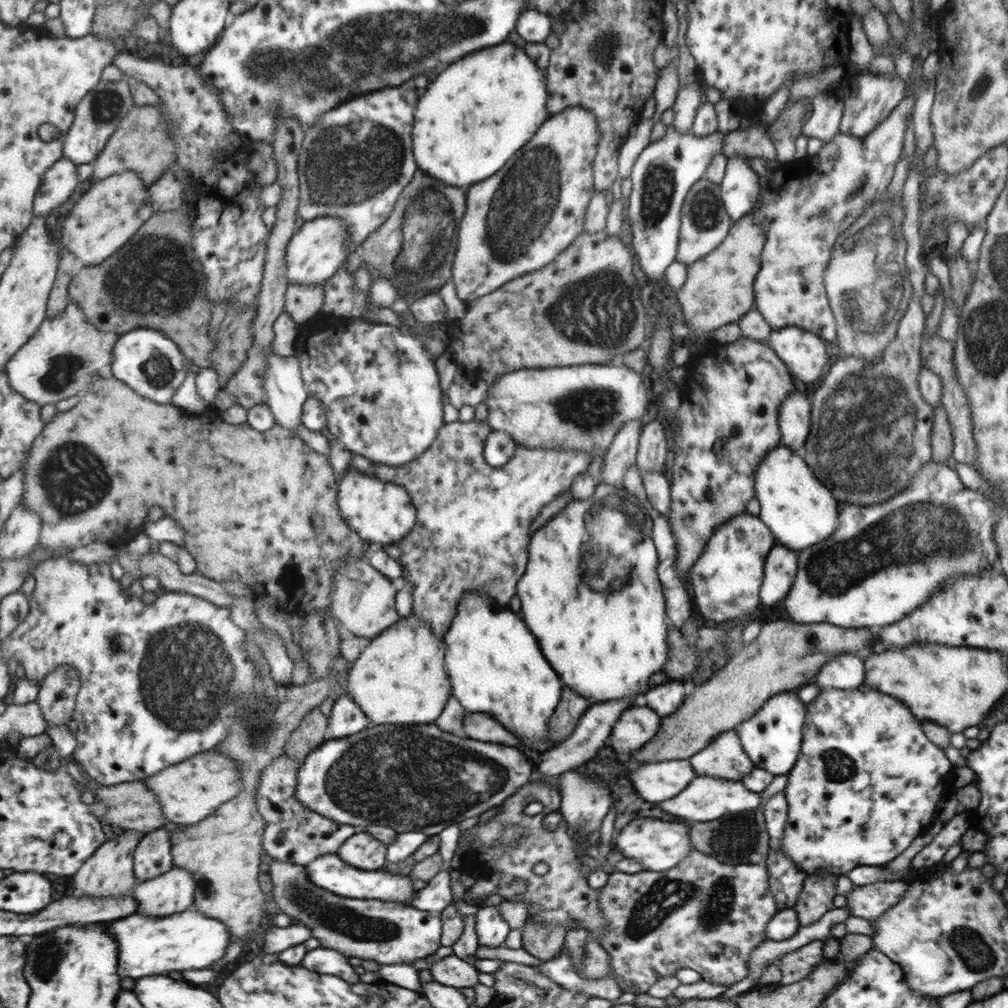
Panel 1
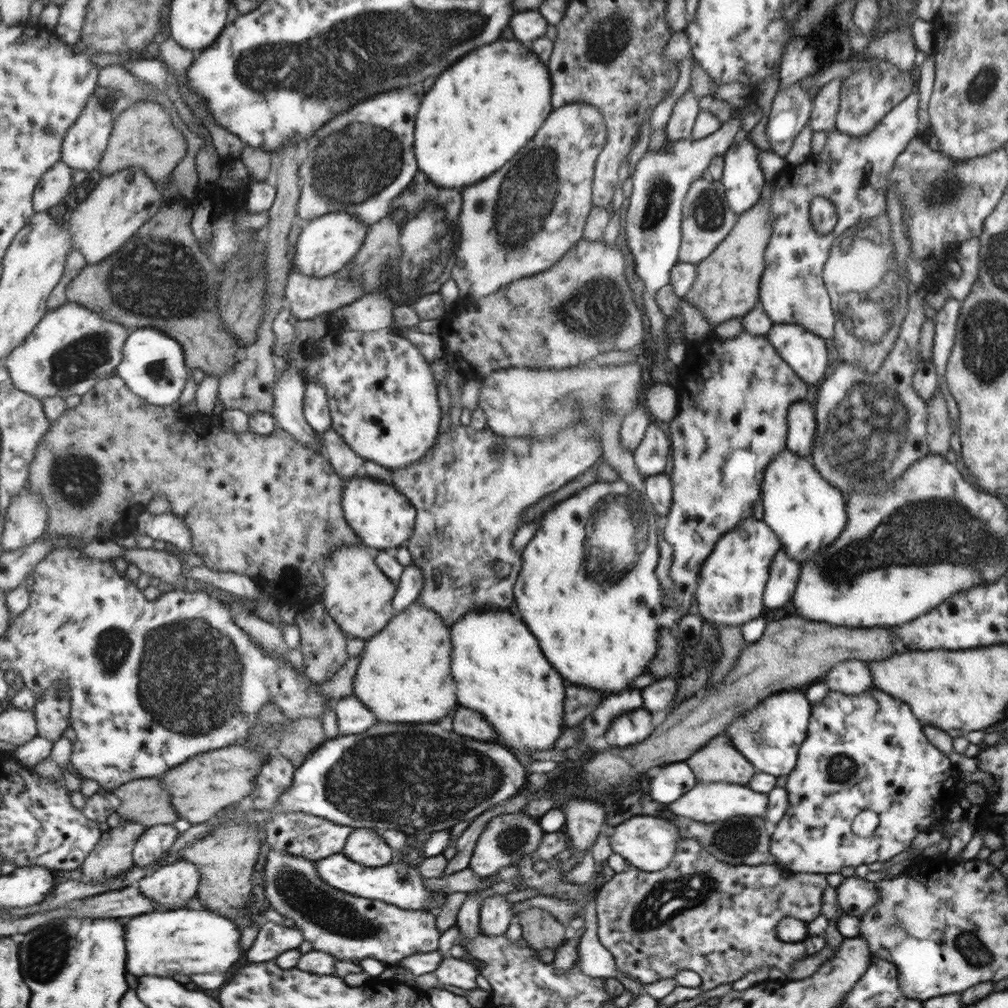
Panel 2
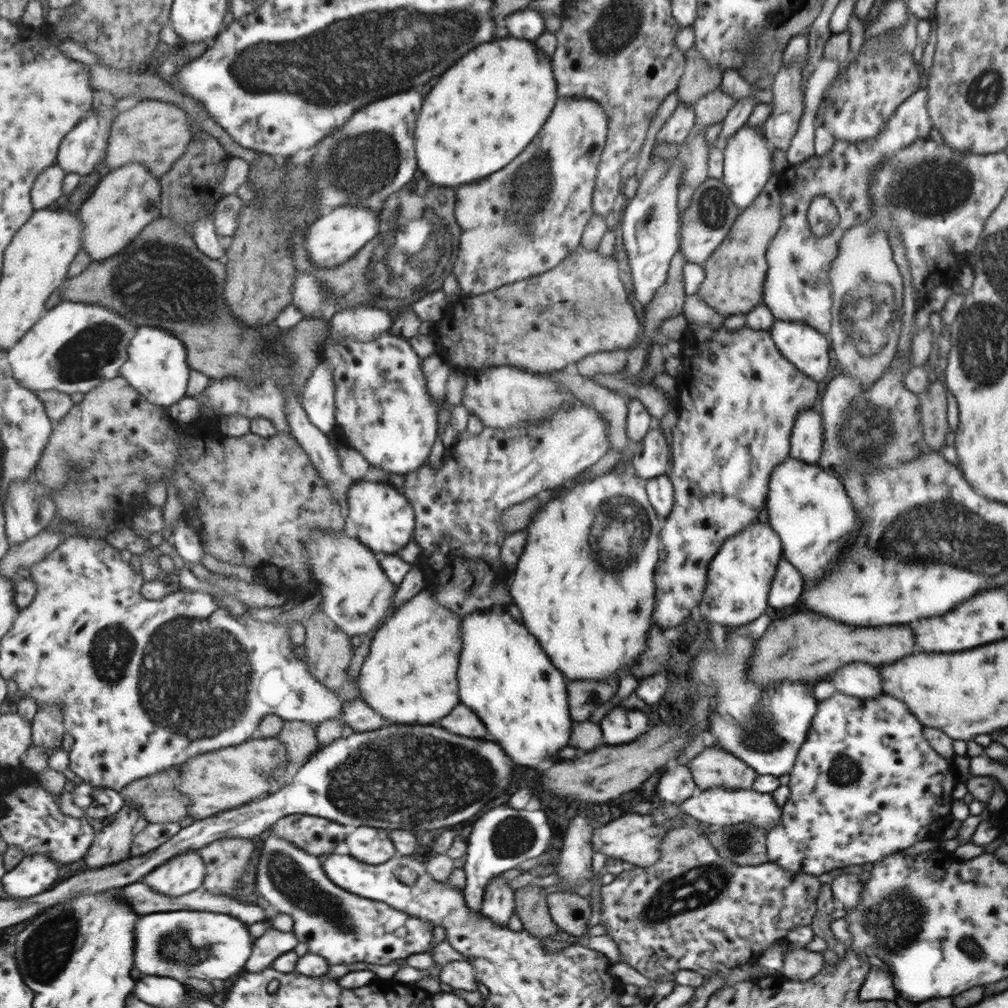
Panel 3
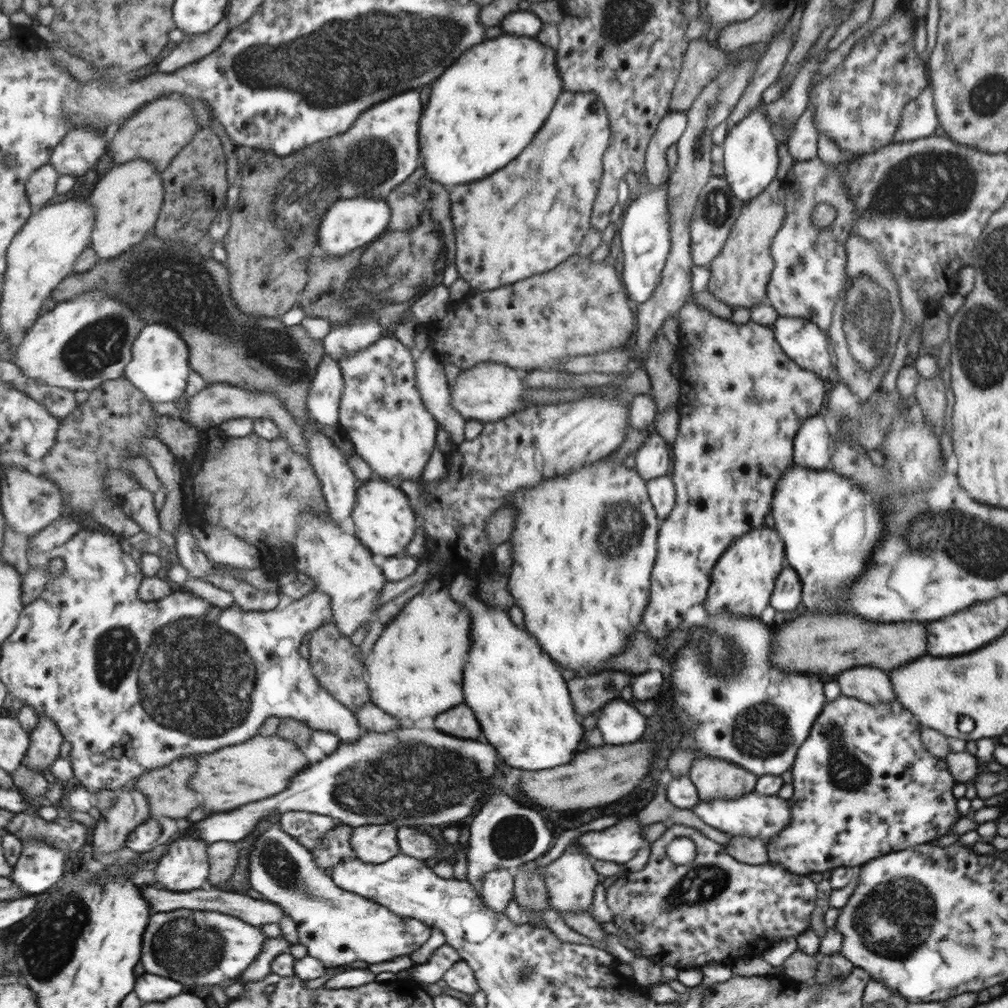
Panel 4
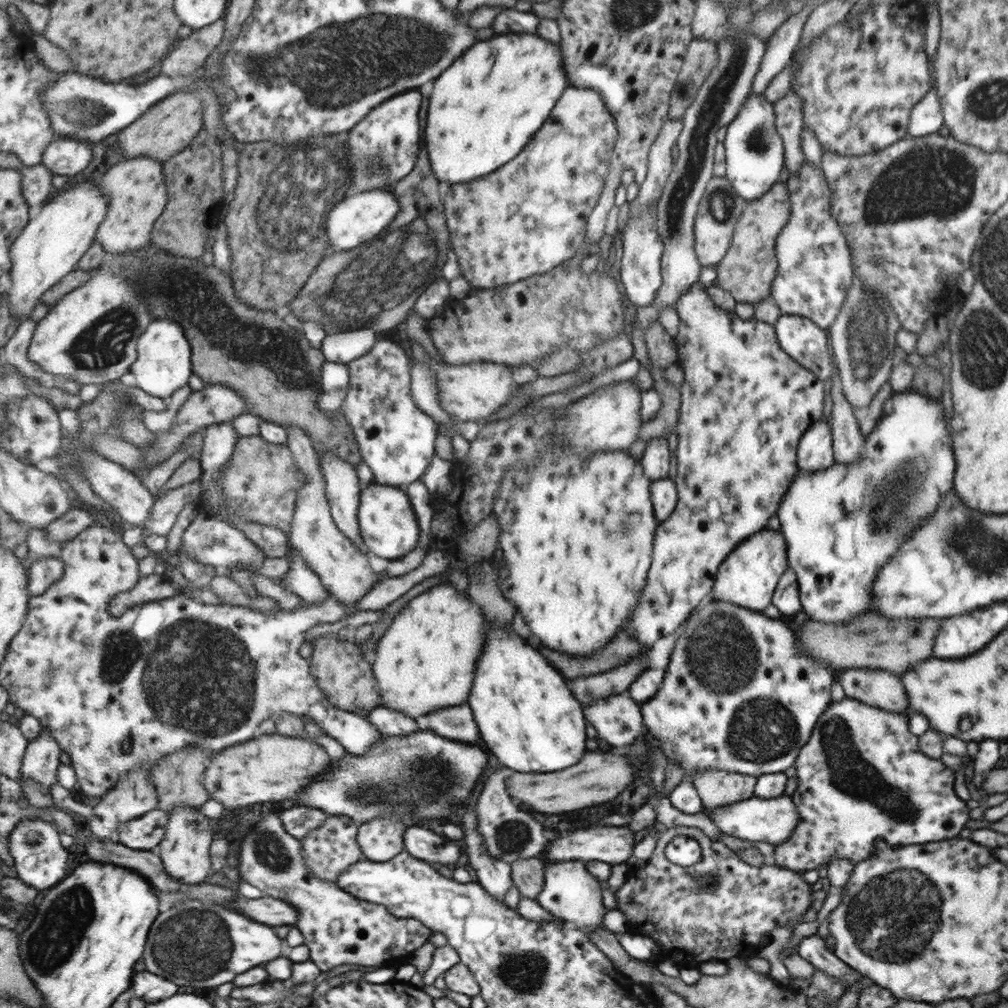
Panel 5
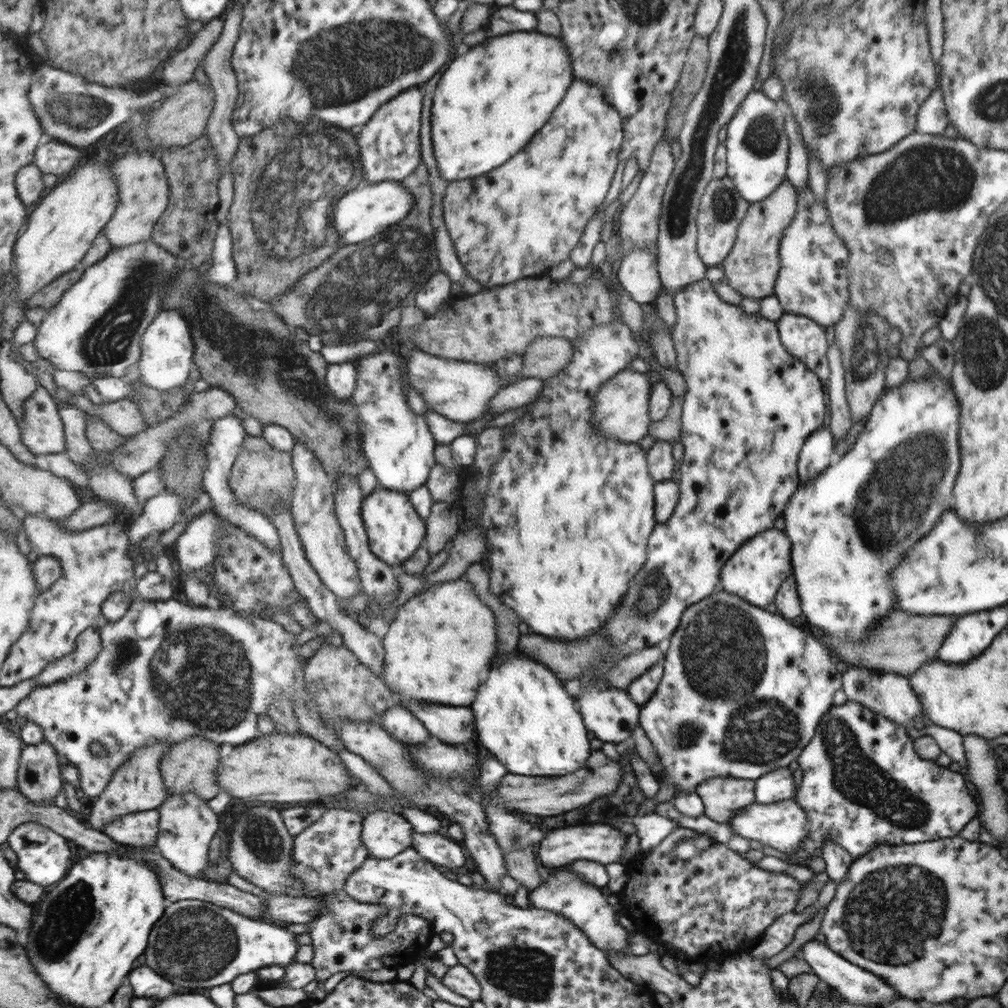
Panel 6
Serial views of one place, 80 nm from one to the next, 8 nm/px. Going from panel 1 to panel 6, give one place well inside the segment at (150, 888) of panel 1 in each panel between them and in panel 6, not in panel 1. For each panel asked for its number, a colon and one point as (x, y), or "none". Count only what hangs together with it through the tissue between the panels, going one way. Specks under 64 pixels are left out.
2: (174, 885)
3: (184, 873)
4: (185, 866)
5: (186, 849)
6: (188, 826)

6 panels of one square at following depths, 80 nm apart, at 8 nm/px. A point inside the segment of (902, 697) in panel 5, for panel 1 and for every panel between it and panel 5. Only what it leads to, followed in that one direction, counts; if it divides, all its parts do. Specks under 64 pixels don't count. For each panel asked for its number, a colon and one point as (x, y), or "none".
1: (845, 672)
2: (852, 677)
3: (861, 680)
4: (872, 685)

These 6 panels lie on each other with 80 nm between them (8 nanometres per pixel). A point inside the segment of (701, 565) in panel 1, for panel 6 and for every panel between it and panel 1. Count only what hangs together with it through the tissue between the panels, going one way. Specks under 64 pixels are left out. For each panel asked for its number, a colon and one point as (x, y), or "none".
2: (732, 585)
3: (739, 581)
4: (741, 586)
5: (749, 576)
6: (758, 568)

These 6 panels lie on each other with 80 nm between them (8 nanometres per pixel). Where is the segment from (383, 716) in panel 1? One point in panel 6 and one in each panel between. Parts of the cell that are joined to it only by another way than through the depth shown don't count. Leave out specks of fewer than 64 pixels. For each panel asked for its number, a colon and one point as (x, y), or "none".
2: (405, 676)
3: (410, 677)
4: (415, 671)
5: (424, 661)
6: (439, 645)

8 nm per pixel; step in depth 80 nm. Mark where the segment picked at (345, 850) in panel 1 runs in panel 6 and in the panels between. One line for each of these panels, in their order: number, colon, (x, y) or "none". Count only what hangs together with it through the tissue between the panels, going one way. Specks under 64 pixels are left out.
2: (367, 846)
3: (373, 845)
4: (374, 843)
5: (382, 839)
6: (386, 834)

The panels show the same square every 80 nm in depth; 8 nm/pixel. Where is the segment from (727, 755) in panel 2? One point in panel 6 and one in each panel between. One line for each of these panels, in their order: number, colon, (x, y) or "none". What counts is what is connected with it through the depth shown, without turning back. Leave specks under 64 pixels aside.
3: (712, 767)
4: (713, 778)
5: (715, 788)
6: (723, 796)

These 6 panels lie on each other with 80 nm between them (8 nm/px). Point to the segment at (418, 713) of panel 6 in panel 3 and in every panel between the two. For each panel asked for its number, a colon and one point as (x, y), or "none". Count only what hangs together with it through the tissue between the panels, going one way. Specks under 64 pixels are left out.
3: (462, 722)
4: (458, 721)
5: (456, 723)

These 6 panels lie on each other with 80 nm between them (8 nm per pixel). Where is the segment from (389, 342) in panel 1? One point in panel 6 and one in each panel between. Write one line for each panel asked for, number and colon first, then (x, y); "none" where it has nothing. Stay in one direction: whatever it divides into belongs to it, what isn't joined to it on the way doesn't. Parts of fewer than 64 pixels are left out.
2: (383, 396)
3: (384, 410)
4: (382, 410)
5: (397, 439)
6: (401, 448)

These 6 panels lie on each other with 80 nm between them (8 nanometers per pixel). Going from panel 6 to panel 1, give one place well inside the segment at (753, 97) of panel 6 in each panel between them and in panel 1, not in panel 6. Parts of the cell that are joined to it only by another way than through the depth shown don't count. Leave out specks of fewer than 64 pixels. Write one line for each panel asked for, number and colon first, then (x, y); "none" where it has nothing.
1: (739, 191)
2: (742, 178)
3: (746, 160)
4: (749, 149)
5: (753, 155)

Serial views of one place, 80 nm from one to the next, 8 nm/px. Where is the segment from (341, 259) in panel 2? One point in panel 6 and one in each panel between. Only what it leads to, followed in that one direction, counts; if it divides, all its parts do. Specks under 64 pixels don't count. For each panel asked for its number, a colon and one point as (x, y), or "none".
3: (333, 238)
4: (349, 224)
5: (356, 219)
6: (359, 215)

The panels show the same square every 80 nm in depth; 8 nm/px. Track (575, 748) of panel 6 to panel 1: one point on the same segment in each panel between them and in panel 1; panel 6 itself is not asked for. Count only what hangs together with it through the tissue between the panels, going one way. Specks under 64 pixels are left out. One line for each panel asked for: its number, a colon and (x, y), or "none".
1: (497, 667)
2: (501, 673)
3: (507, 680)
4: (519, 696)
5: (524, 713)

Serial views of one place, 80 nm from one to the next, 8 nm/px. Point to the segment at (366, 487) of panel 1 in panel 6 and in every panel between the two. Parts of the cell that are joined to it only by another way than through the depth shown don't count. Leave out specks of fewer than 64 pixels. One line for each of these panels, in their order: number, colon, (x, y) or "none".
2: (384, 518)
3: (385, 520)
4: (385, 521)
5: (390, 530)
6: (395, 530)

